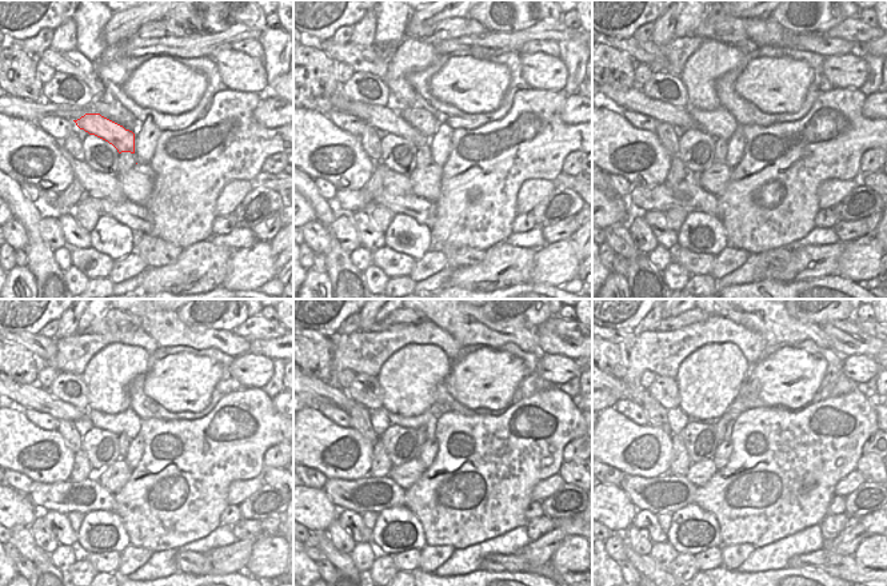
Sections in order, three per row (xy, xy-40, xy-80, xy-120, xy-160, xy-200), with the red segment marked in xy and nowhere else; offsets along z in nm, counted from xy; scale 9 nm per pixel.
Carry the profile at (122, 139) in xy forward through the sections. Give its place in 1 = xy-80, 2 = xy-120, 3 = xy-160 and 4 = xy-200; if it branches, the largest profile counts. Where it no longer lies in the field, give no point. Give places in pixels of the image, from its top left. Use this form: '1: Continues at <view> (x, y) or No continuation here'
1: Continues at xy-80 (634, 99)
2: Continues at xy-120 (26, 395)
3: Continues at xy-160 (322, 391)
4: Continues at xy-200 (619, 389)

